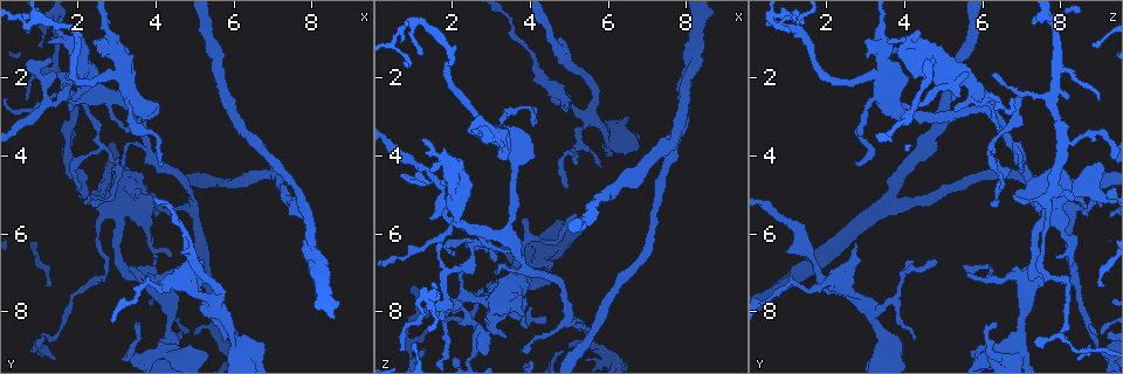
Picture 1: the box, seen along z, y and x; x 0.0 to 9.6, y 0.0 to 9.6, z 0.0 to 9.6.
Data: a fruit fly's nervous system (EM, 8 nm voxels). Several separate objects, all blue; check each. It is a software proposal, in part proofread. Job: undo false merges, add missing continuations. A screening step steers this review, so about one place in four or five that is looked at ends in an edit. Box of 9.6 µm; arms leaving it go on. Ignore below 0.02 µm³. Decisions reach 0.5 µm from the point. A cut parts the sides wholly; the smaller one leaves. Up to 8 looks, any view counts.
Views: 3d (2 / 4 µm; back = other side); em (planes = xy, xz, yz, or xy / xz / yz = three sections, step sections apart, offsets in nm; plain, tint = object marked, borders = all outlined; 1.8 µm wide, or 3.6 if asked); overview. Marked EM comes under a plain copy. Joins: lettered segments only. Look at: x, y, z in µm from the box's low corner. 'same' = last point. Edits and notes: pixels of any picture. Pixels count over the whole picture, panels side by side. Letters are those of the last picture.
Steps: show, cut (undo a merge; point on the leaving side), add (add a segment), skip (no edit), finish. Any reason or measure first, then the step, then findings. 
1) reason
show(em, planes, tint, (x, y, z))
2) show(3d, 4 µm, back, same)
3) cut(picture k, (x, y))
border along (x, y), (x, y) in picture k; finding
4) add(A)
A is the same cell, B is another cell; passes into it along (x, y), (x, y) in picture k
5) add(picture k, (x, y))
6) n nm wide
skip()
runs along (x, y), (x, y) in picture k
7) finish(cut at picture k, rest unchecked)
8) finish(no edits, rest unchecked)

looks like a crossing
show(3d, 4 µm, (2.05, 2.00, 5.50))

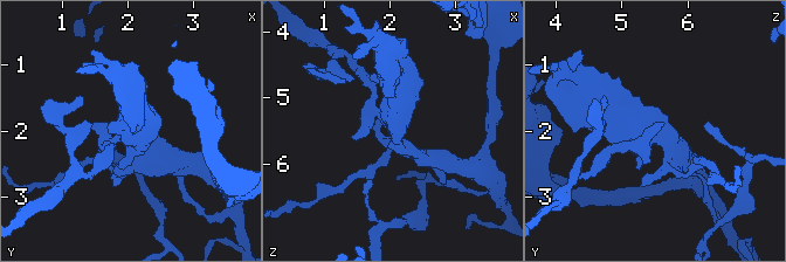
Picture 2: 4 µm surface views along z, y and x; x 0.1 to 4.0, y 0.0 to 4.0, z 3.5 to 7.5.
show(em, 3.6 µm, yz, step 4, tint, same)

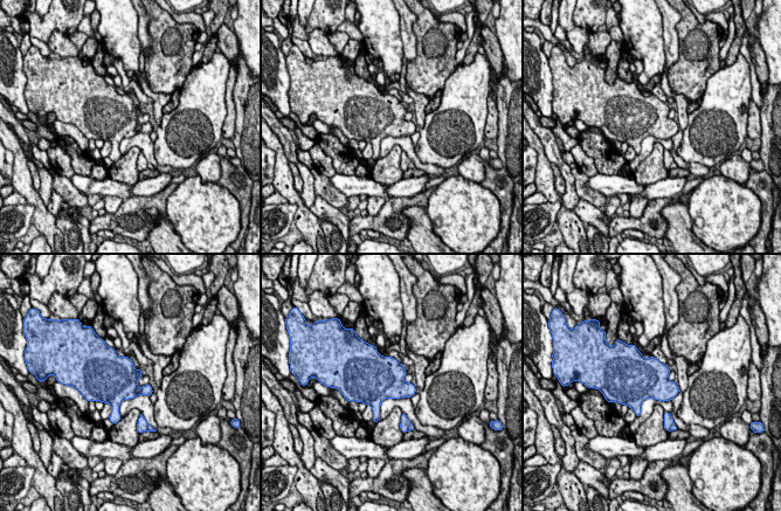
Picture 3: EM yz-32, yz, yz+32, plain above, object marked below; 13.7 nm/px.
show(em, 3.6 µm, xz, step 16, borders, same)

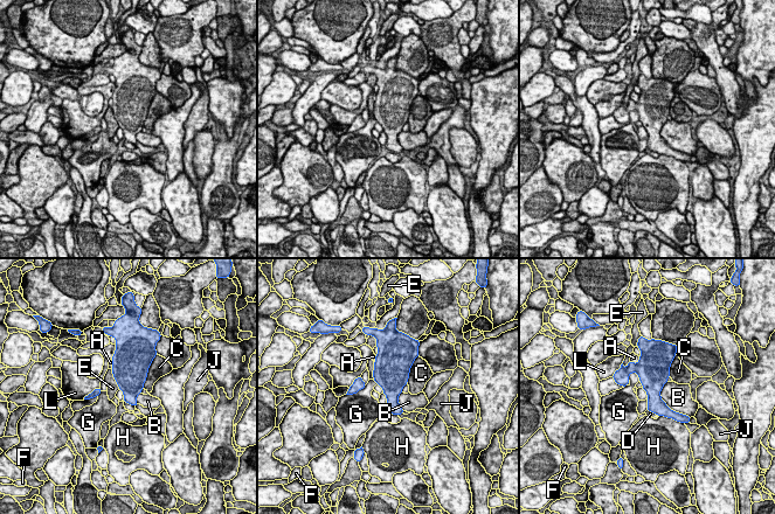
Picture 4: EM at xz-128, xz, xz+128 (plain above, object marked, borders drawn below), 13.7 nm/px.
B touches over 500 nm
skip()
A, B, C, D, E, F, G, H, J and L are other cells; border along (110, 369), (119, 388) in picture 4; continuous, no second neuron

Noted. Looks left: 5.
an open end
show(3d, 4 µm, (1.40, 0.75, 4.40))

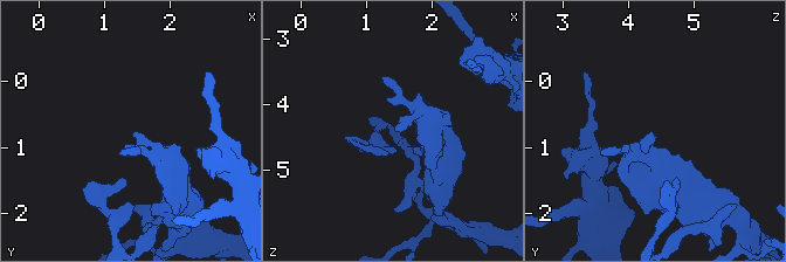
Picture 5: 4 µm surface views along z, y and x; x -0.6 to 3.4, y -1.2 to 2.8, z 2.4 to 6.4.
now the EM
show(em, xz, step 8, borders, (1.40, 0.80, 4.30))

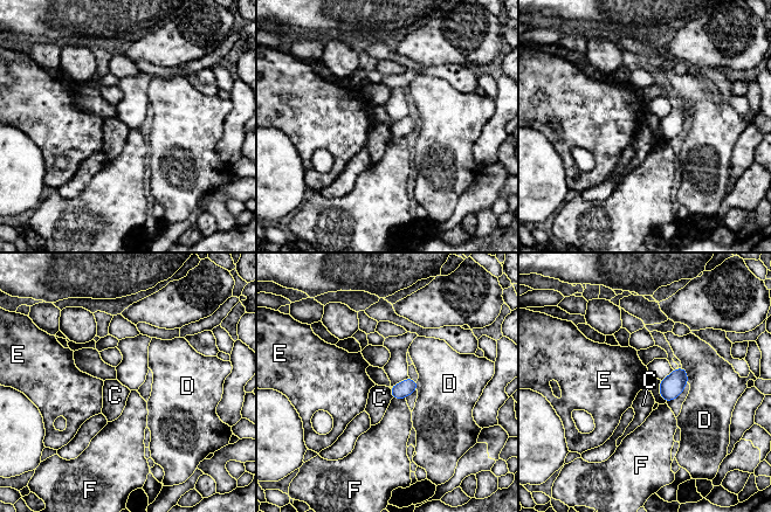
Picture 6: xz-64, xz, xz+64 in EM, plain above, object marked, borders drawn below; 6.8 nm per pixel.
skip()
C, D, E and F are other cells; none of them fits

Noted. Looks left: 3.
thick turns thin
show(3d, 4 µm, back, (4.30, 9.05, 6.55))

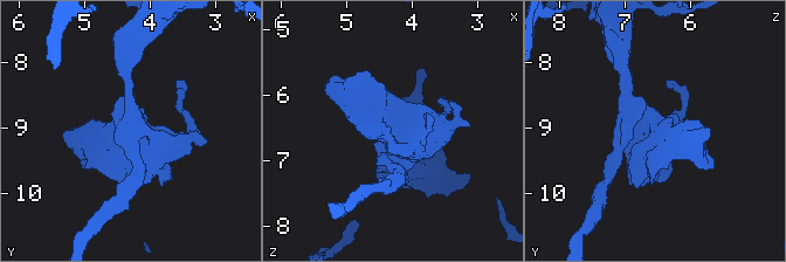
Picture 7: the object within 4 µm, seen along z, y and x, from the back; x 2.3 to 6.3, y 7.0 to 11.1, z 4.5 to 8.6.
show(em, planes, tint, (4.30, 9.00, 6.50))

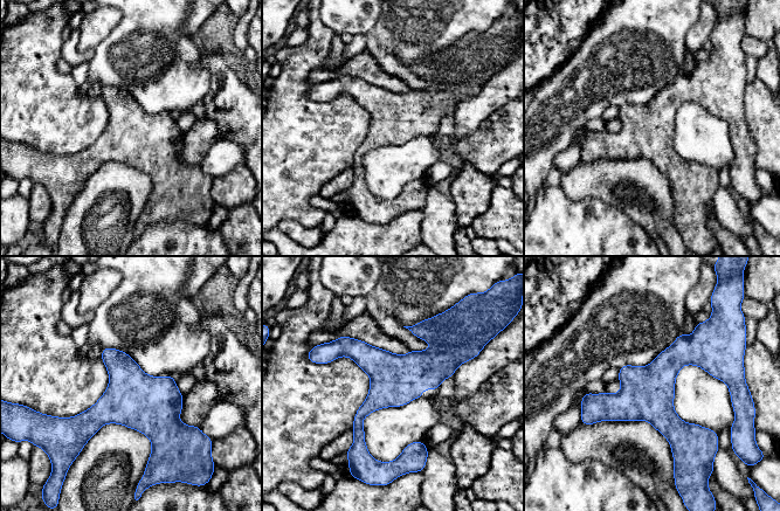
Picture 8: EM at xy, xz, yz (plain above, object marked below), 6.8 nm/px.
see the neighbours
show(em, planes, borders, same)

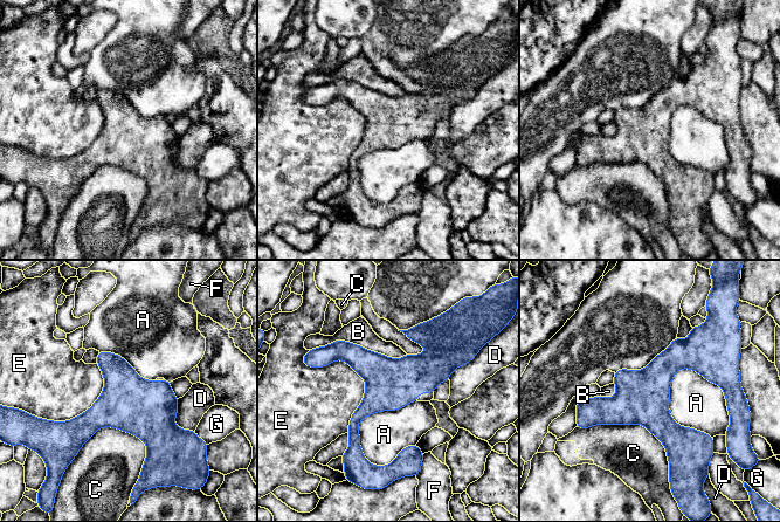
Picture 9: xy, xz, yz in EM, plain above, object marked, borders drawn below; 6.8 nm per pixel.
skip()
A, B, C, D, E, F and G are other cells; runs along (719, 378), (672, 361), (627, 406), (581, 404) in picture 9; all the same neuron

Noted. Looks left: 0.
finish(no edits, rest unchecked)

